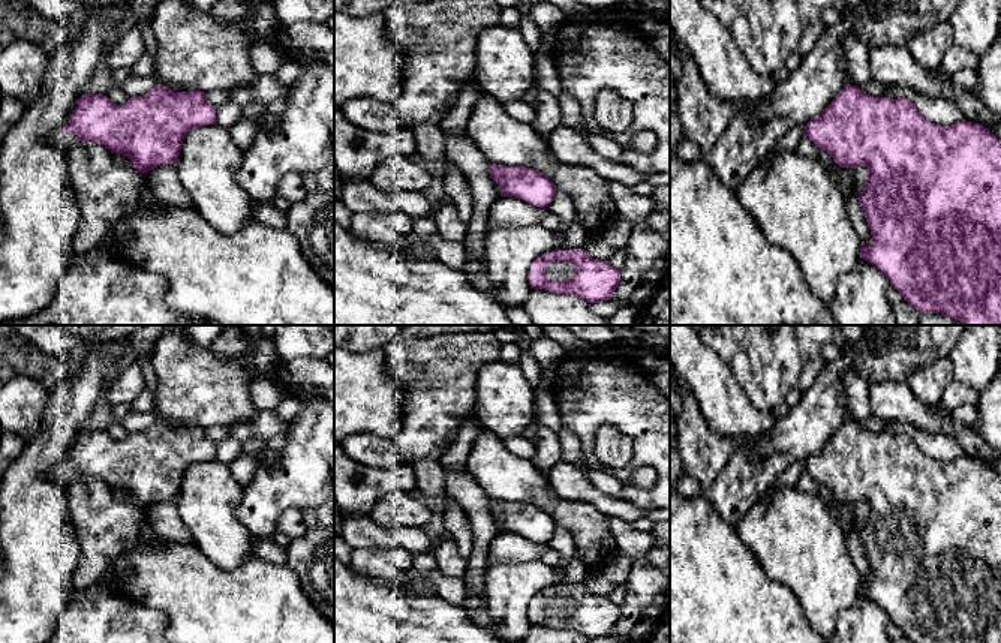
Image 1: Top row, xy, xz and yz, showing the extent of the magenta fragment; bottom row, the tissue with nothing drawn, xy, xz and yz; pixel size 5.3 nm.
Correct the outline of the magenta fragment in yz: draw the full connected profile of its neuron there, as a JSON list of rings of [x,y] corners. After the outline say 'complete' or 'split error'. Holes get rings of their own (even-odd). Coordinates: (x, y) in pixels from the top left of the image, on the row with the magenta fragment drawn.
[[[844,85],[829,108],[805,126],[808,136],[820,150],[827,151],[842,168],[868,168],[868,183],[859,195],[859,204],[869,225],[872,241],[860,244],[860,258],[881,270],[892,288],[899,291],[919,313],[941,313],[964,325],[1001,325],[1001,141],[983,124],[962,120],[952,126],[940,126],[926,120],[907,97],[874,97],[857,85]]] | complete

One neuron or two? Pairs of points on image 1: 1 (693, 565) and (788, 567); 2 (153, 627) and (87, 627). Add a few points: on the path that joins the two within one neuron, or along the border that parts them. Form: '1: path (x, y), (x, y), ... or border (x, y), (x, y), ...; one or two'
1: border (741, 540), (764, 573), (790, 589); two
2: path (137, 627), (120, 627), (111, 618), (104, 624); one

